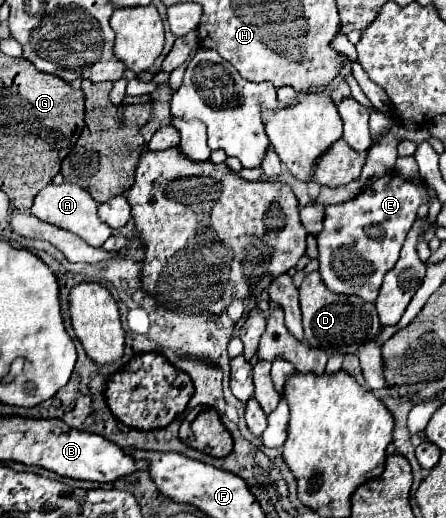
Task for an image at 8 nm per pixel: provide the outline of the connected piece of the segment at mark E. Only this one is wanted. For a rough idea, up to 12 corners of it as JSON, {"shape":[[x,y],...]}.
{"shape":[[397,173],[317,233],[323,283],[373,303],[425,201]]}

